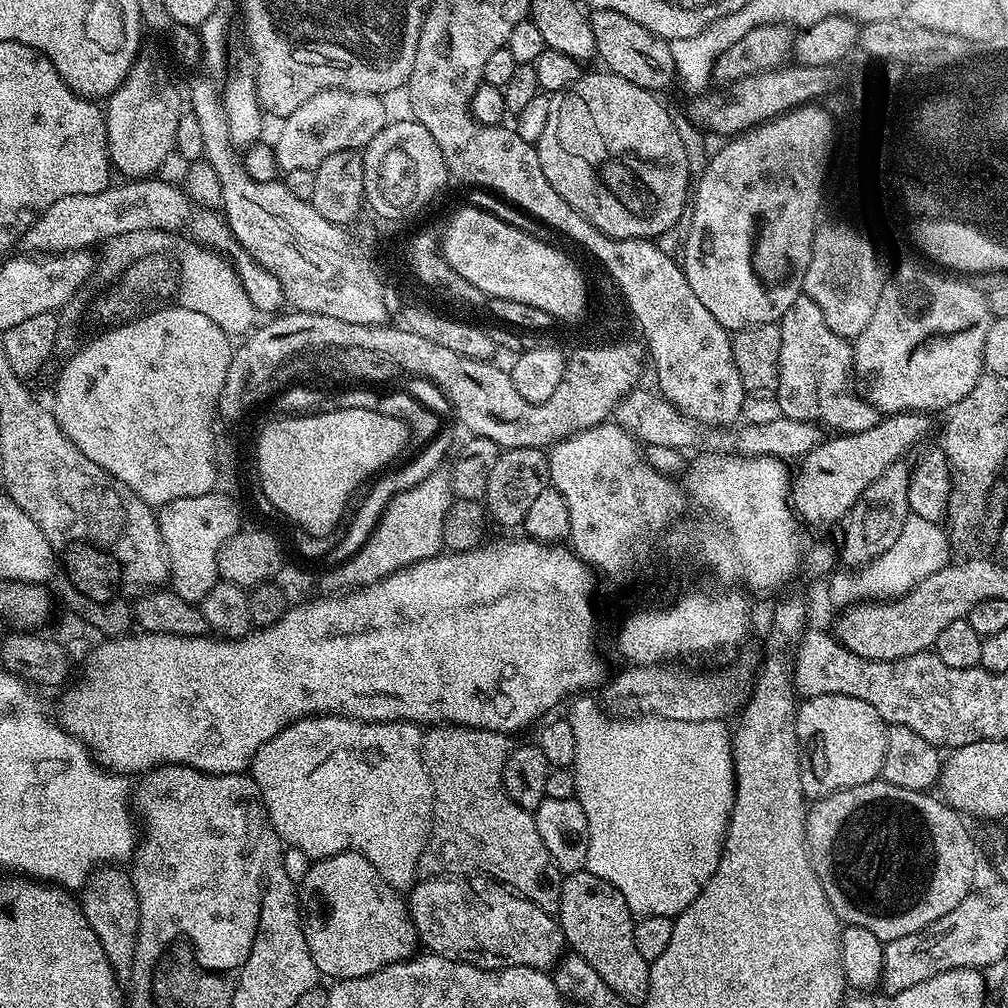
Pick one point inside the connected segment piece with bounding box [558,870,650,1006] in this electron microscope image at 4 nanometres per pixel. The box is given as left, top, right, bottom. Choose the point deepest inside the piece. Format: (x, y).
(597, 925)

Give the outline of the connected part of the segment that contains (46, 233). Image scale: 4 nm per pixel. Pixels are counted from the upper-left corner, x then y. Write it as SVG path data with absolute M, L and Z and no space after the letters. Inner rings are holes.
M160 179L128 180L120 182L124 184L113 183L98 194L66 194L66 198L58 198L58 202L46 206L44 213L25 230L22 237L23 251L28 254L74 252L91 249L91 244L100 244L103 240L111 242L129 236L131 232L171 234L185 228L192 235L189 236L191 243L211 248L230 261L257 313L279 313L286 304L282 286L268 270L258 266L246 254L223 215L211 207L197 206L183 187L175 188Z

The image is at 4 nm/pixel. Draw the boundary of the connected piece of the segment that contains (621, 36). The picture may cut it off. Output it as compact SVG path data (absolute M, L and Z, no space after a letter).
M595 9L588 16L588 21L594 32L594 42L596 43L596 56L601 60L603 67L607 71L618 74L626 78L626 82L634 82L634 86L642 86L653 94L663 93L663 88L667 86L676 76L676 63L672 57L672 46L669 41L655 36L646 26L638 26L634 18L626 18L626 14L618 14L616 10Z

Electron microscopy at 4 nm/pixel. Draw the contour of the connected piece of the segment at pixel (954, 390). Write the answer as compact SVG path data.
M904 264L893 276L891 273L885 279L878 306L874 309L874 318L870 318L870 326L855 336L852 344L855 383L864 399L881 414L943 413L962 402L985 371L983 347L986 346L986 334L994 319L986 297L967 279L928 268Z

